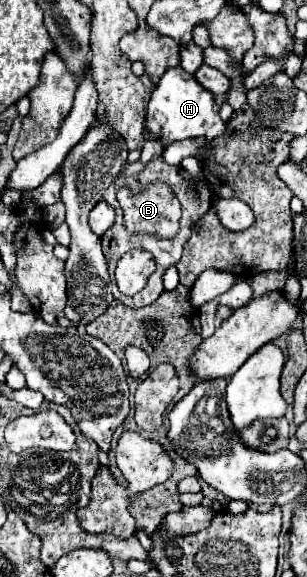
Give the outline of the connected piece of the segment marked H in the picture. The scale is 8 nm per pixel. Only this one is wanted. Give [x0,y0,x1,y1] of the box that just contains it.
[122,67,226,177]

